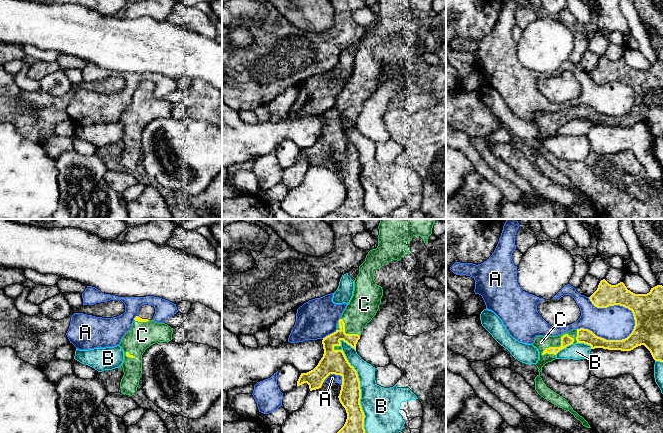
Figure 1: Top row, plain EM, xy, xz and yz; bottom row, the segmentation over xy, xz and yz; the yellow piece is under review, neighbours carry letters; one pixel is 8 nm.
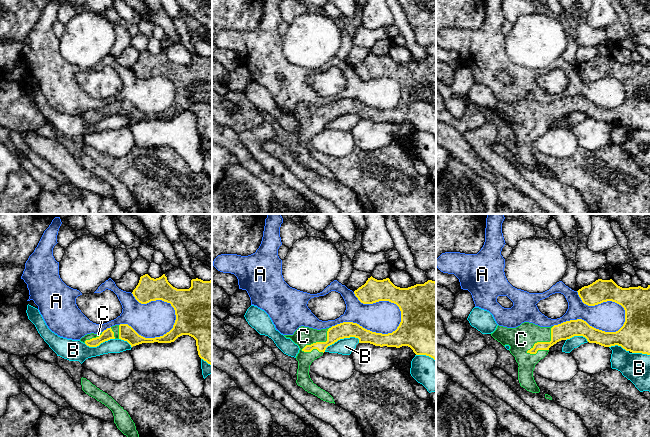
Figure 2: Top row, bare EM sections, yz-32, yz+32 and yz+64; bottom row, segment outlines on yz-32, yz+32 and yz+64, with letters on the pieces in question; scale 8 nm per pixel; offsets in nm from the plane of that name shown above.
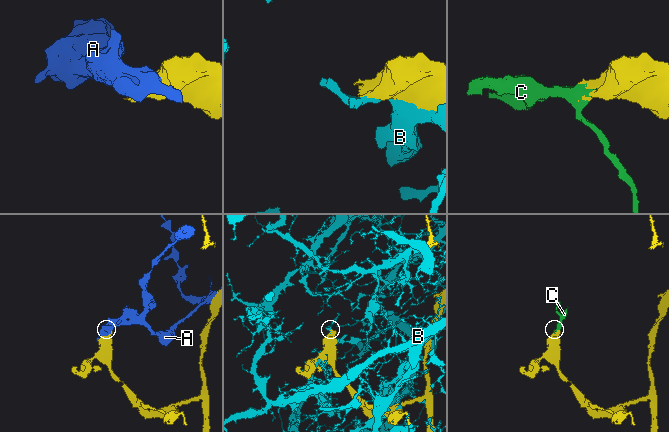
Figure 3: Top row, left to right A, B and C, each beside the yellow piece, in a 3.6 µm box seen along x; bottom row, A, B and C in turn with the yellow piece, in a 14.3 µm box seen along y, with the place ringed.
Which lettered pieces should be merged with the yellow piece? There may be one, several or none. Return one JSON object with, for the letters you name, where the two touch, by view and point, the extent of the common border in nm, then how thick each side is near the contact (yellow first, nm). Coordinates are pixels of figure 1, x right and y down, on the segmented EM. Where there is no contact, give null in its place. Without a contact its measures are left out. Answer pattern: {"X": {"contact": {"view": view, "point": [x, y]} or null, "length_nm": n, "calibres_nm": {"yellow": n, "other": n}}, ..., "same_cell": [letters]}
{"C": {"contact": {"view": "yz", "point": [561, 340]}, "length_nm": 360, "calibres_nm": {"yellow": 90, "other": 110}}, "same_cell": ["C"]}

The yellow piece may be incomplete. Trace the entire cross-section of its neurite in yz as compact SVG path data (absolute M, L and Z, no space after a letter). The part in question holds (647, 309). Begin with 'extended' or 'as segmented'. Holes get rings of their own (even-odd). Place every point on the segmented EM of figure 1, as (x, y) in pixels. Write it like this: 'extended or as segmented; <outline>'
extended; M603 279L589 299L597 308L620 305L631 310L635 320L632 333L622 340L606 340L580 328L558 336L536 336L532 344L539 351L539 360L535 364L539 372L534 379L535 390L547 401L569 411L587 428L591 428L588 422L573 410L568 401L546 386L540 377L542 367L555 360L560 350L575 343L590 345L591 349L621 351L631 351L644 345L655 361L663 362L663 286L657 285L647 294L635 294L623 282L611 285Z

